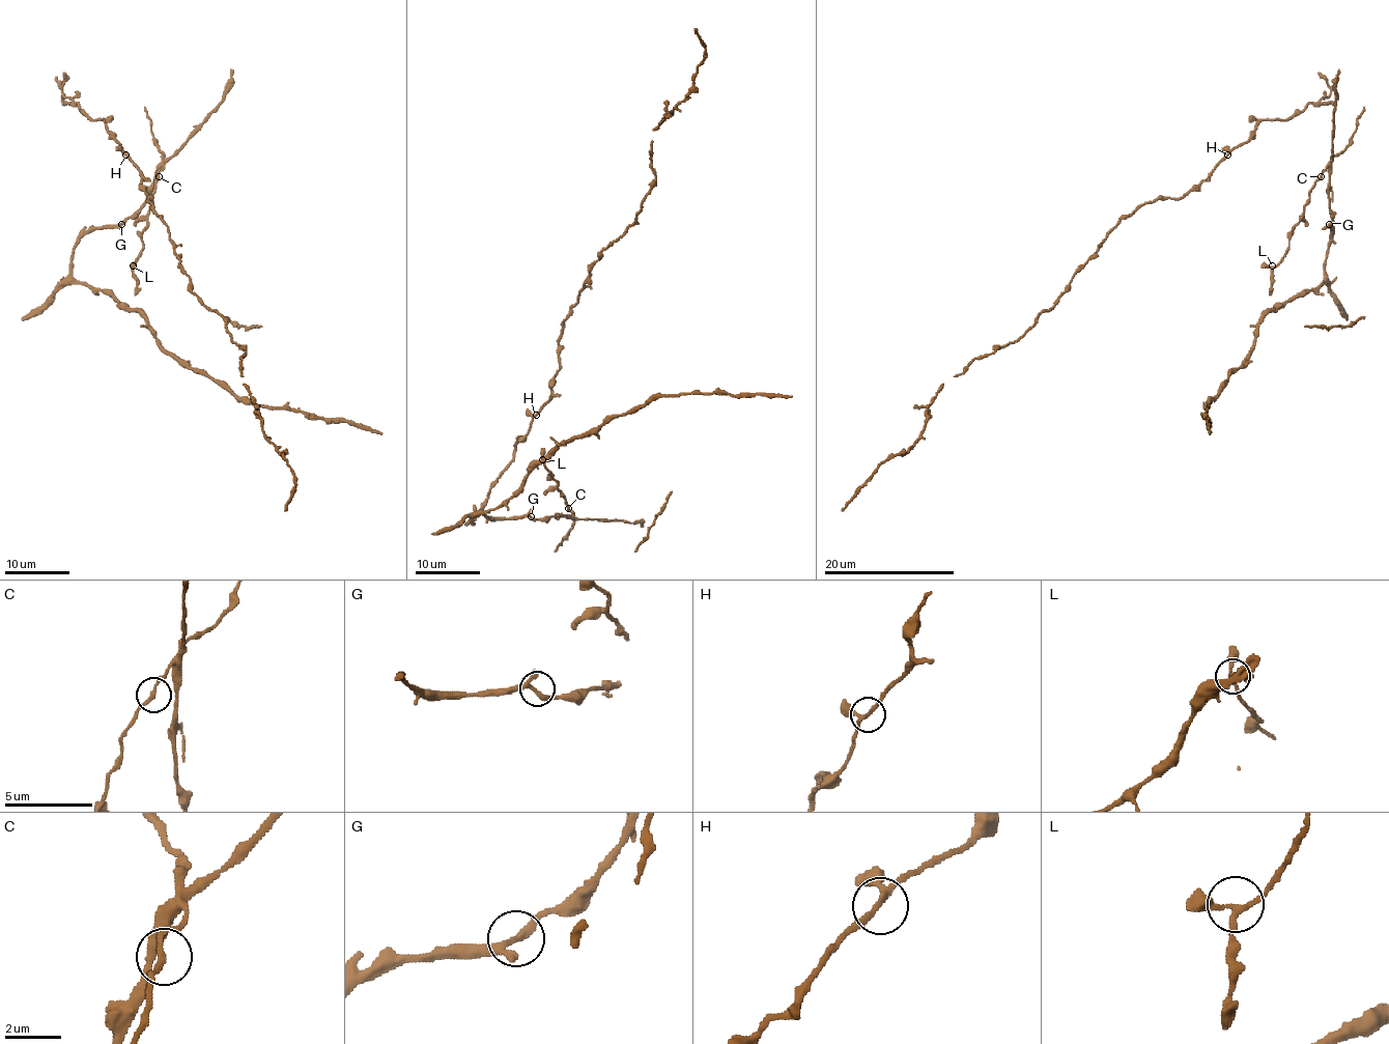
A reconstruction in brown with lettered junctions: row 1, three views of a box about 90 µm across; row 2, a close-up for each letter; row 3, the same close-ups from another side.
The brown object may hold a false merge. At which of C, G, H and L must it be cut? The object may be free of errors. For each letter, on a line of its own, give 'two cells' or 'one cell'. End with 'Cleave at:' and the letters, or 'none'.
C: one cell
G: one cell
H: one cell
L: one cell
Cleave at: none

